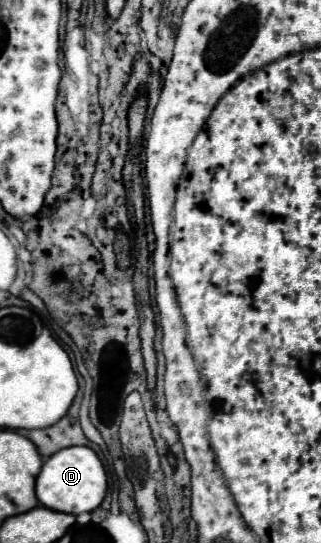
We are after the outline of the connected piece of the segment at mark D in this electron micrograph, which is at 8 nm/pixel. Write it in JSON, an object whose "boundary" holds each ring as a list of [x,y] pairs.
{"boundary":[[[67,447],[51,455],[35,481],[35,495],[39,503],[47,509],[79,515],[83,511],[93,511],[101,505],[107,493],[107,475],[101,459],[89,447]]]}

